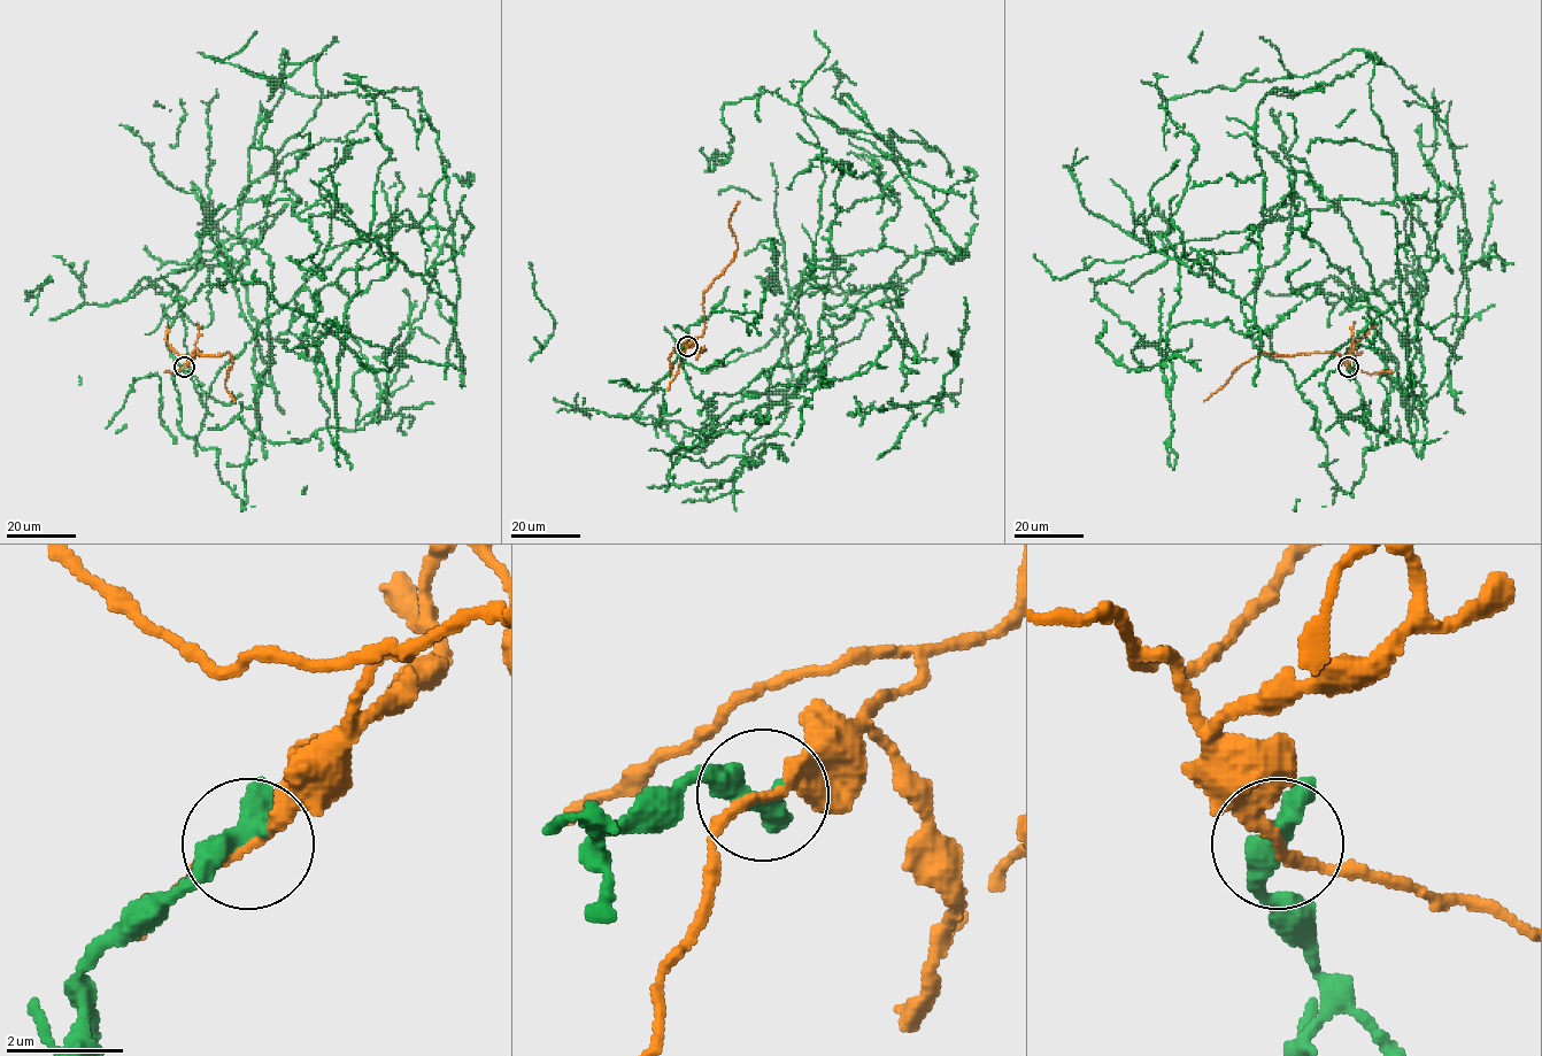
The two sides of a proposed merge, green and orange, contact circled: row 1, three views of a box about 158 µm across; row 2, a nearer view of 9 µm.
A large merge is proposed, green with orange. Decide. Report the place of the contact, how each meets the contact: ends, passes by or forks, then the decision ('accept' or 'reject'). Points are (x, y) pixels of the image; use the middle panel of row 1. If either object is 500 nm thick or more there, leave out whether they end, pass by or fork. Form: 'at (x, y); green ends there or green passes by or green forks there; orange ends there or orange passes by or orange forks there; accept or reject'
at (687, 346); green passes by; orange passes by; reject

